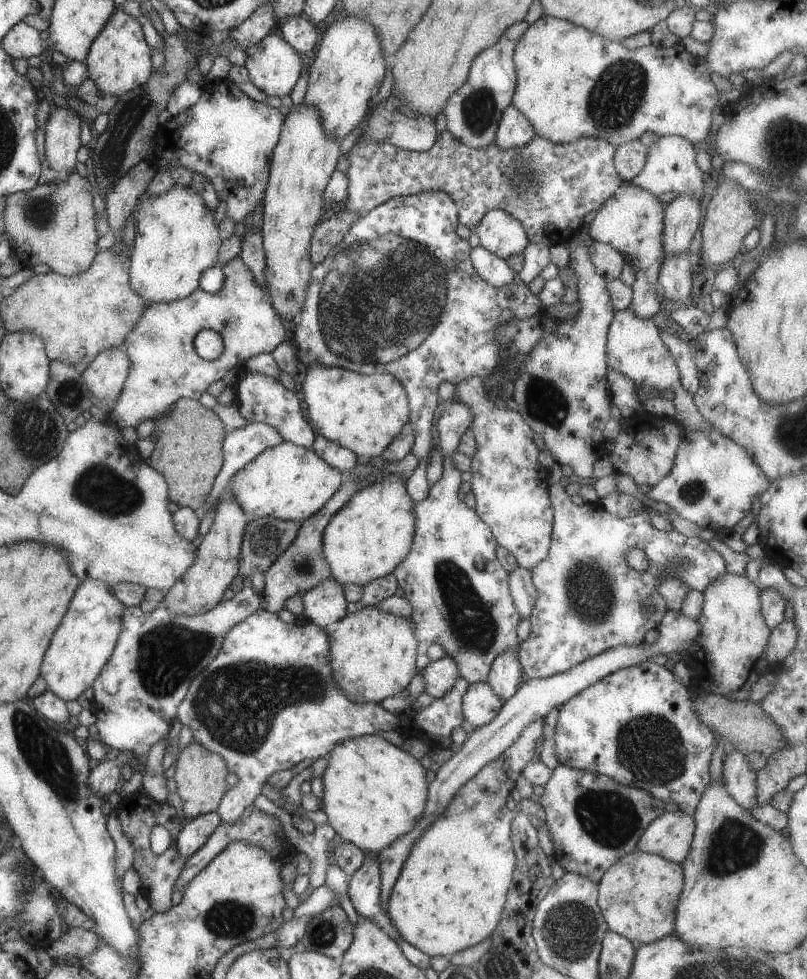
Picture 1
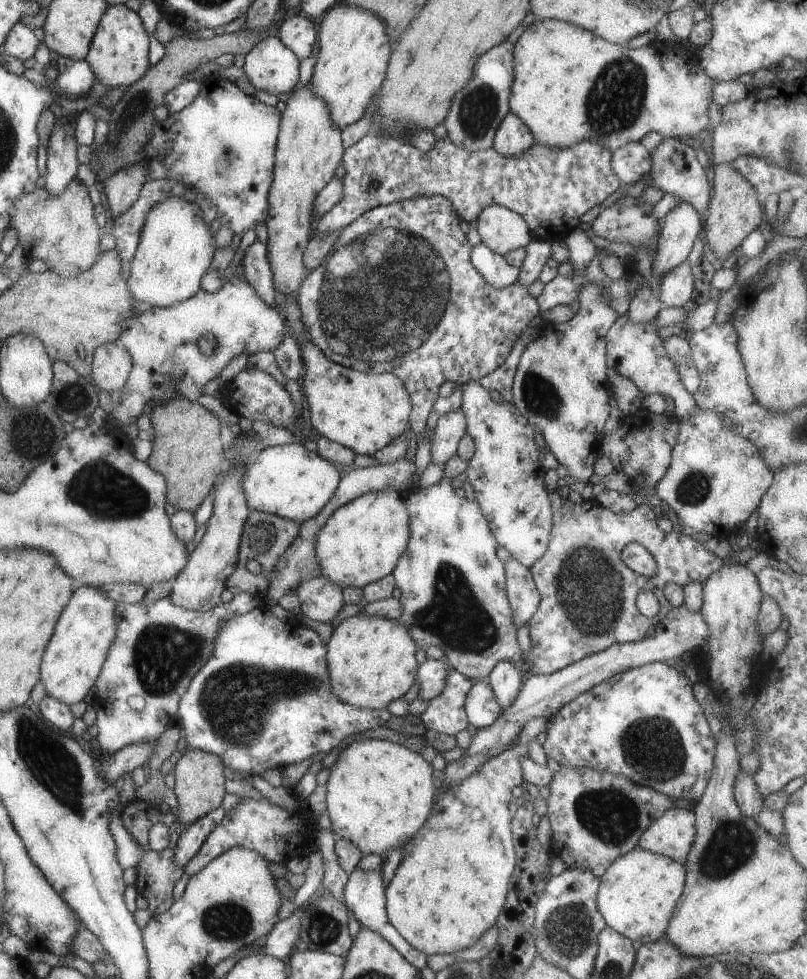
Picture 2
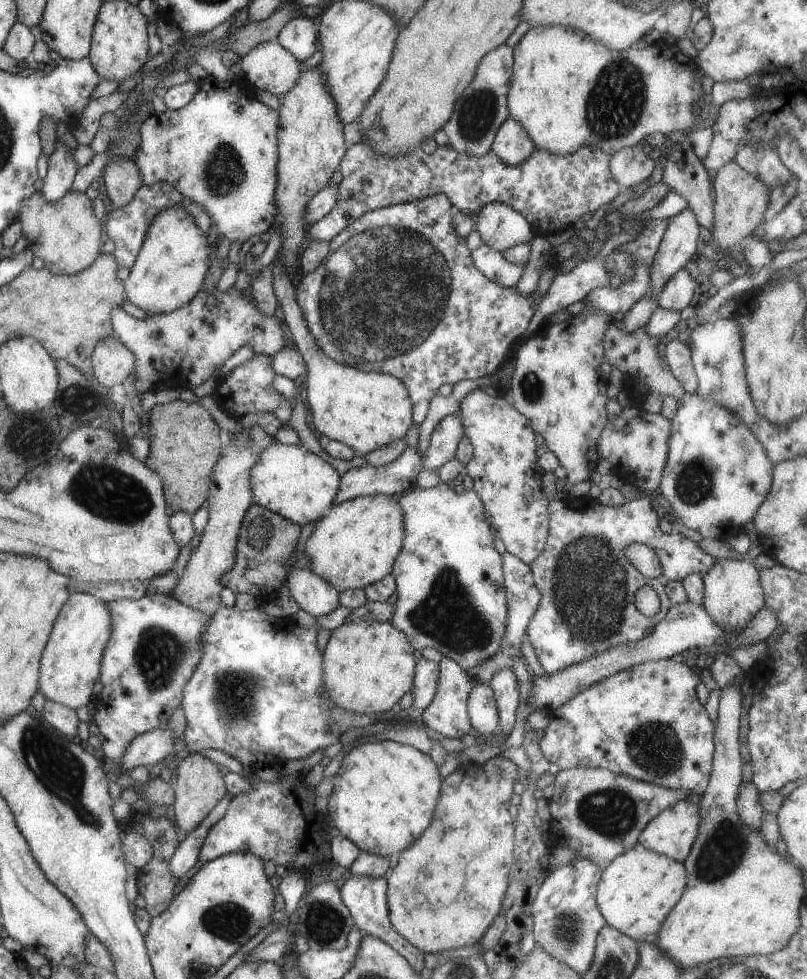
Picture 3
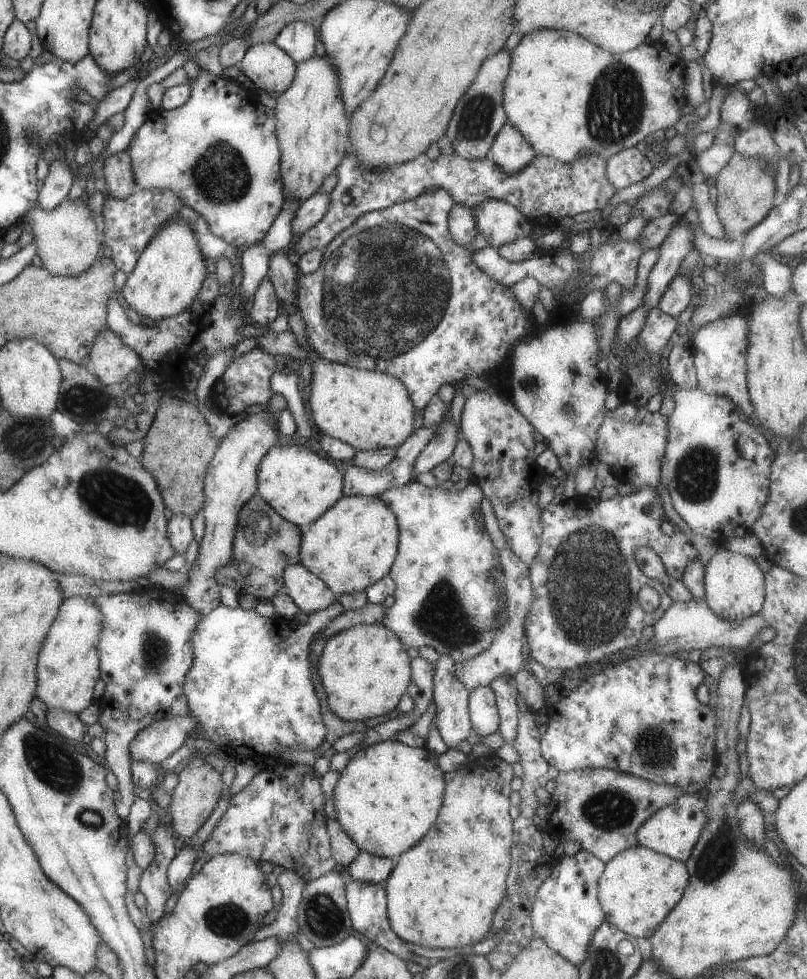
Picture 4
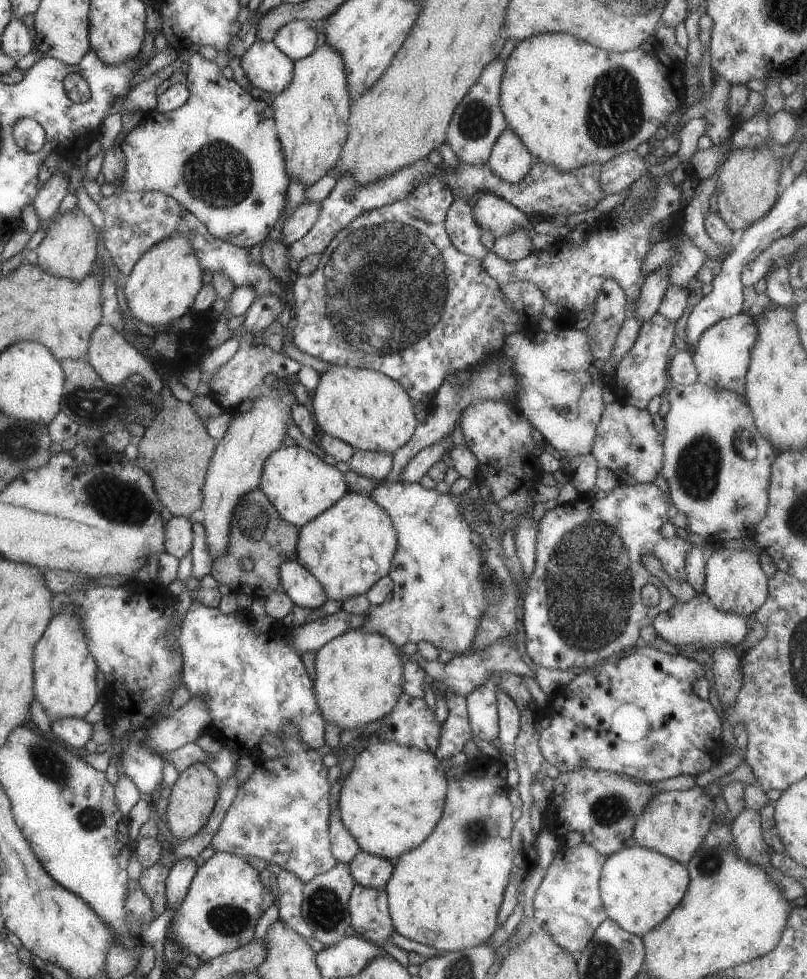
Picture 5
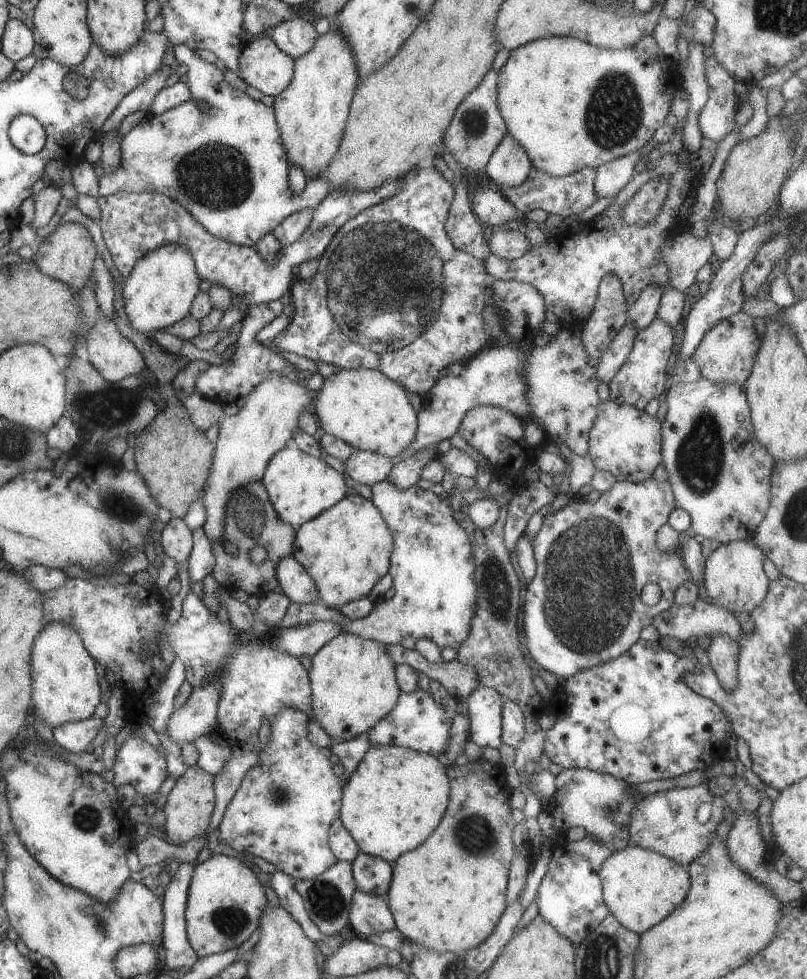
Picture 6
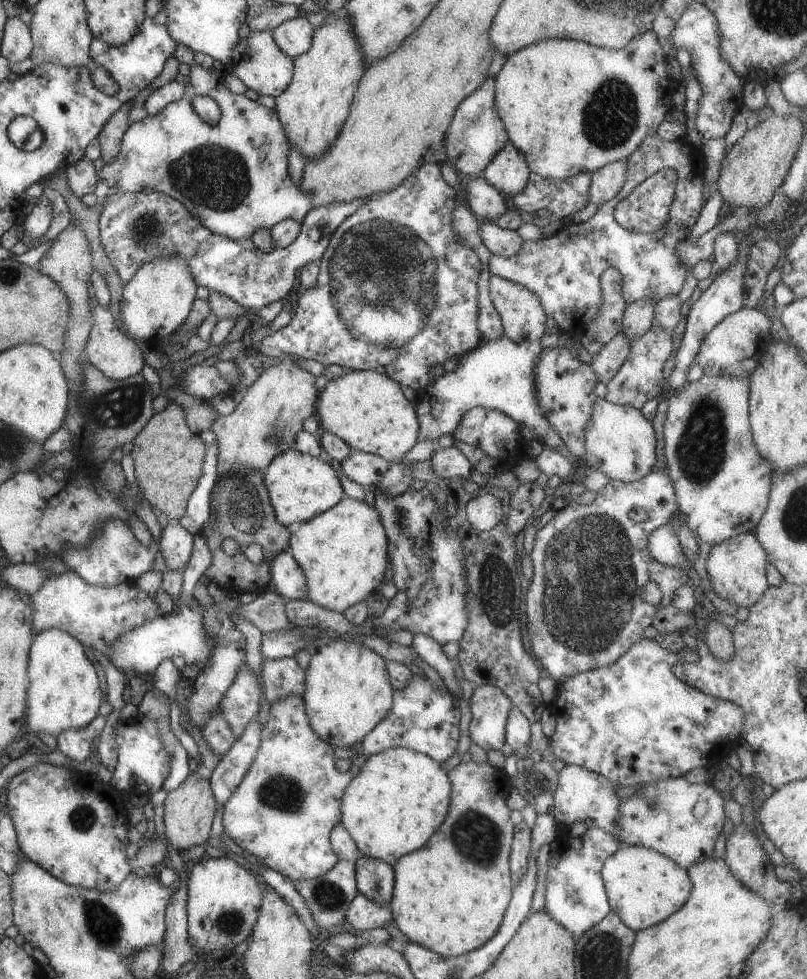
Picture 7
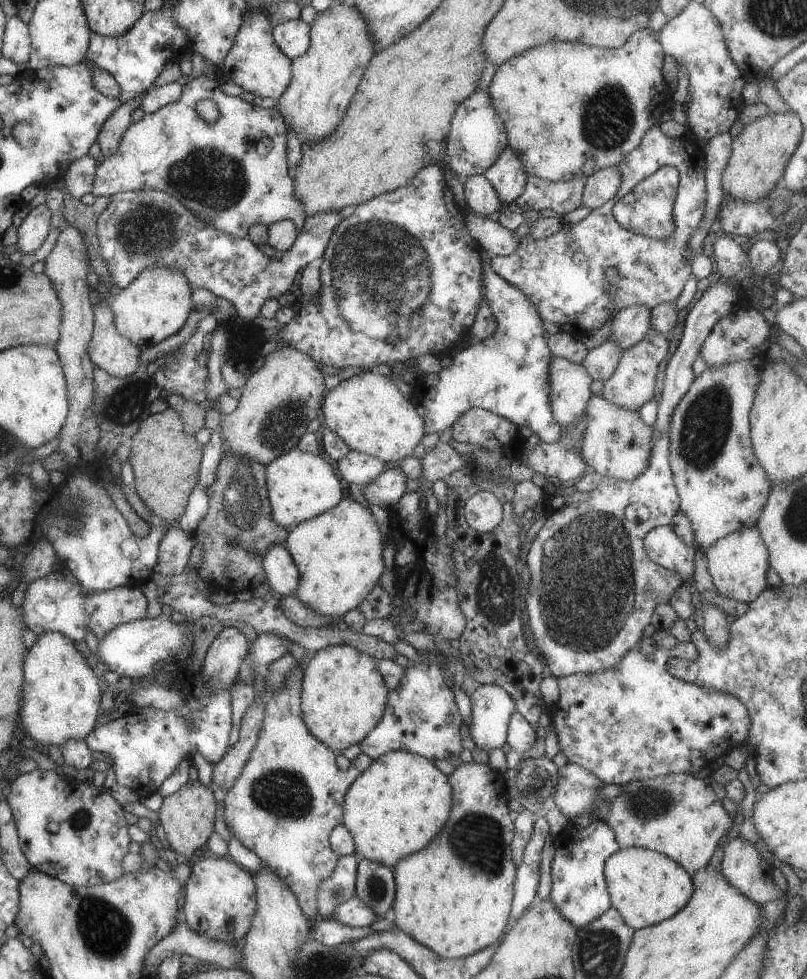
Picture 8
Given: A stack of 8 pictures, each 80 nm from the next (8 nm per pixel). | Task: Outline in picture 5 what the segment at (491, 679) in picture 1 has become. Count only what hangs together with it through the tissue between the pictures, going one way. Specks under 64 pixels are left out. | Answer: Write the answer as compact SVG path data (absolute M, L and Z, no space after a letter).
M493 688L498 706L498 739L501 744L513 744L518 735L520 710L503 690Z

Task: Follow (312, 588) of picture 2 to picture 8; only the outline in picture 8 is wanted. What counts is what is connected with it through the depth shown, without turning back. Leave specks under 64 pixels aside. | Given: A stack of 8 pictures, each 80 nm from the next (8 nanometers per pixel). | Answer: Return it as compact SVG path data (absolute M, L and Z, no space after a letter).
M281 543L271 545L262 556L262 569L269 590L285 597L293 596L298 585L298 570Z

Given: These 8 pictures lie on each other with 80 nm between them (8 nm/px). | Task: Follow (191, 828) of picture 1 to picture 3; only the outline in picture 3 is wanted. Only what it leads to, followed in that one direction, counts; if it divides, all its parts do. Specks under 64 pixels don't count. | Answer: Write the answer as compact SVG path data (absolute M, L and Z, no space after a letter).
M226 792L225 796L207 813L207 816L193 830L190 830L181 842L178 842L173 856L168 862L170 871L173 876L176 876L176 880L184 873L188 873L193 864L197 862L200 846L205 836L207 836L211 825L215 824L224 815L232 797L230 793Z

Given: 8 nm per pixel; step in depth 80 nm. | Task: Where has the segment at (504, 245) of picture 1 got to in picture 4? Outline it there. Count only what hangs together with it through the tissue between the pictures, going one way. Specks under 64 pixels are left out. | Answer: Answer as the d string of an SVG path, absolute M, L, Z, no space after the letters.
M485 199L471 211L477 230L491 247L497 248L523 237L534 237L531 222L509 203Z

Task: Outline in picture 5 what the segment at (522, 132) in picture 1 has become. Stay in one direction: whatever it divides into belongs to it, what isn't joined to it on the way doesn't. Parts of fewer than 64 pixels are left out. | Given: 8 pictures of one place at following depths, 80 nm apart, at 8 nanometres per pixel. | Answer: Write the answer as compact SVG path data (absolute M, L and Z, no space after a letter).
M505 127L491 147L487 166L504 181L516 183L531 168L534 159L519 137Z

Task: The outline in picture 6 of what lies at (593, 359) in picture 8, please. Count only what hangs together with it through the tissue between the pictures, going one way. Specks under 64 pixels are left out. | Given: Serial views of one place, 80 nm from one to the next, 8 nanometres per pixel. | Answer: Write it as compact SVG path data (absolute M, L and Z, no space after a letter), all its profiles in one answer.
M626 321L607 345L607 350L598 358L598 364L595 367L599 382L608 383L615 376L619 367L631 352L636 332L636 328L629 321Z

